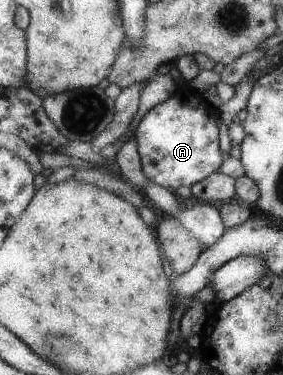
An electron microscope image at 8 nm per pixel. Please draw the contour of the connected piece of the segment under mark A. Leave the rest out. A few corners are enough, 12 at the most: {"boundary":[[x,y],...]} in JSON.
{"boundary":[[189,87],[134,131],[146,177],[191,188],[224,163],[220,108]]}

